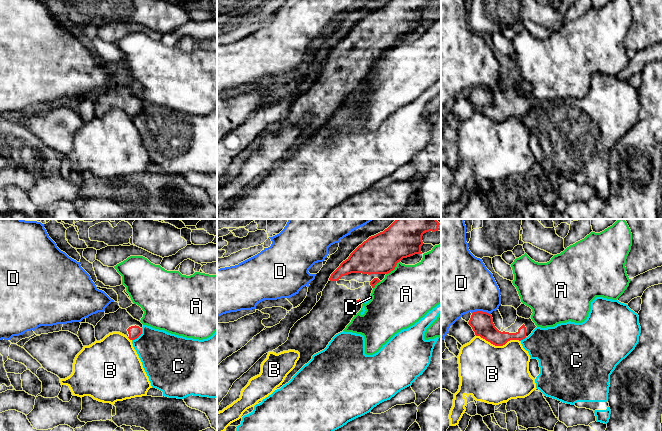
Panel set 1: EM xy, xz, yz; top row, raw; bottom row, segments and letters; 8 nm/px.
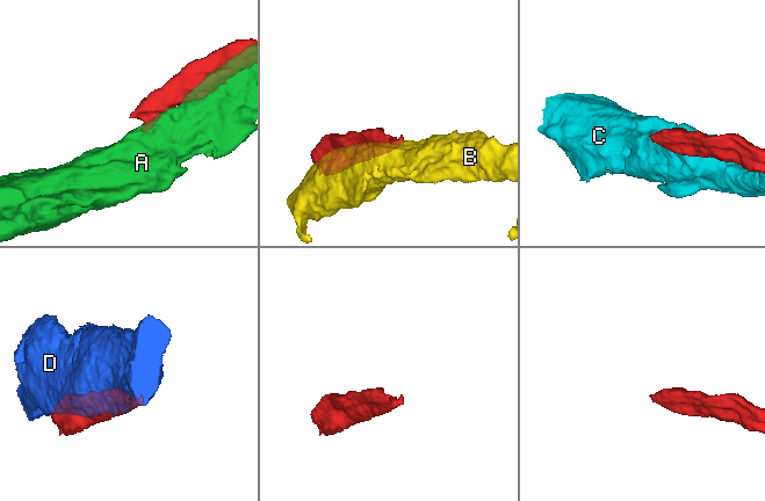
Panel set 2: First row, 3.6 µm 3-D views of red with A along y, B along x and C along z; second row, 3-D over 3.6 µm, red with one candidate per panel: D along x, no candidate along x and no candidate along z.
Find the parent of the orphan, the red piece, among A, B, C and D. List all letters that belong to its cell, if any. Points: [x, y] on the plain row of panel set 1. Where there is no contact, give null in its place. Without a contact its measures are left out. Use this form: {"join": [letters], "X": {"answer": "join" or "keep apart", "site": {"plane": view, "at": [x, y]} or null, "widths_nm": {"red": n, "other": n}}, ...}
{"join": [], "A": {"answer": "keep apart", "site": {"plane": "xz", "at": [393, 45]}, "widths_nm": {"red": 320, "other": 440}}, "B": {"answer": "keep apart", "site": {"plane": "yz", "at": [498, 121]}, "widths_nm": {"red": 180, "other": 460}}, "C": {"answer": "keep apart", "site": {"plane": "xy", "at": [139, 111]}, "widths_nm": {"red": 100, "other": 360}}, "D": {"answer": "keep apart", "site": {"plane": "yz", "at": [481, 87]}, "widths_nm": {"red": 180, "other": 440}}}

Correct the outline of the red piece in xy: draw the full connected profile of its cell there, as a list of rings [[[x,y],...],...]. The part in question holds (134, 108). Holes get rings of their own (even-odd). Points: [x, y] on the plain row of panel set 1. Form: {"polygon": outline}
{"polygon": [[[119,84],[114,89],[105,90],[97,99],[94,103],[95,114],[100,117],[109,109],[120,108],[130,116],[135,116],[142,110],[142,103],[143,100],[134,95],[126,85]]]}

